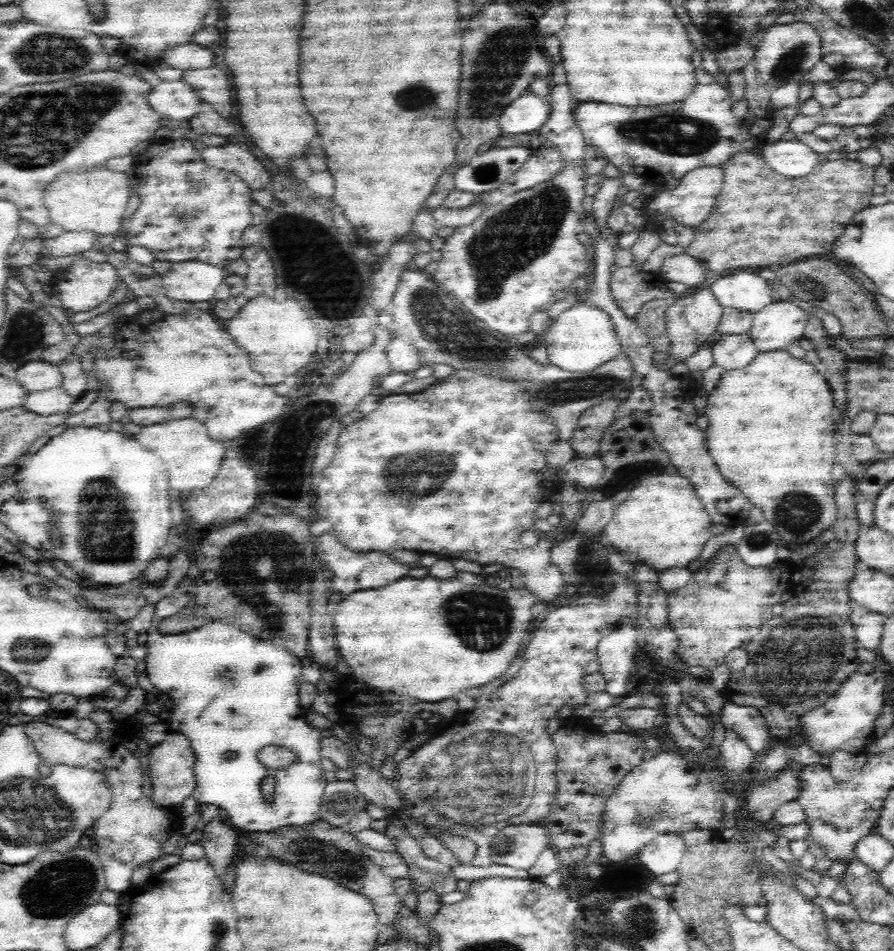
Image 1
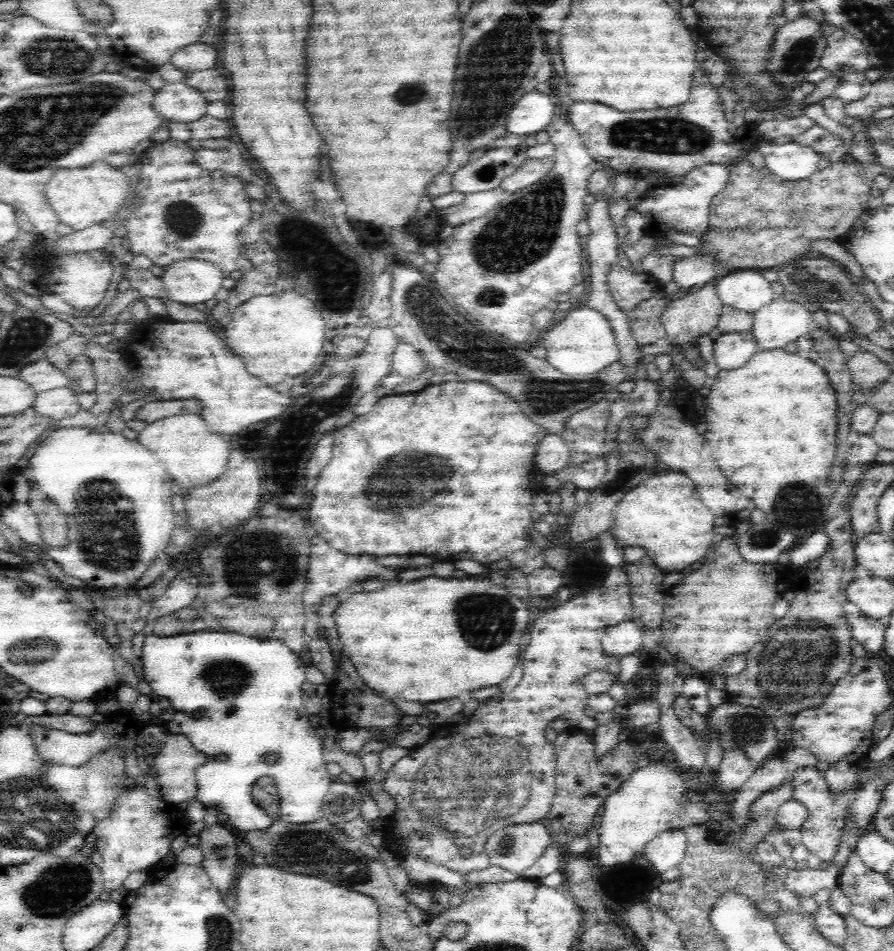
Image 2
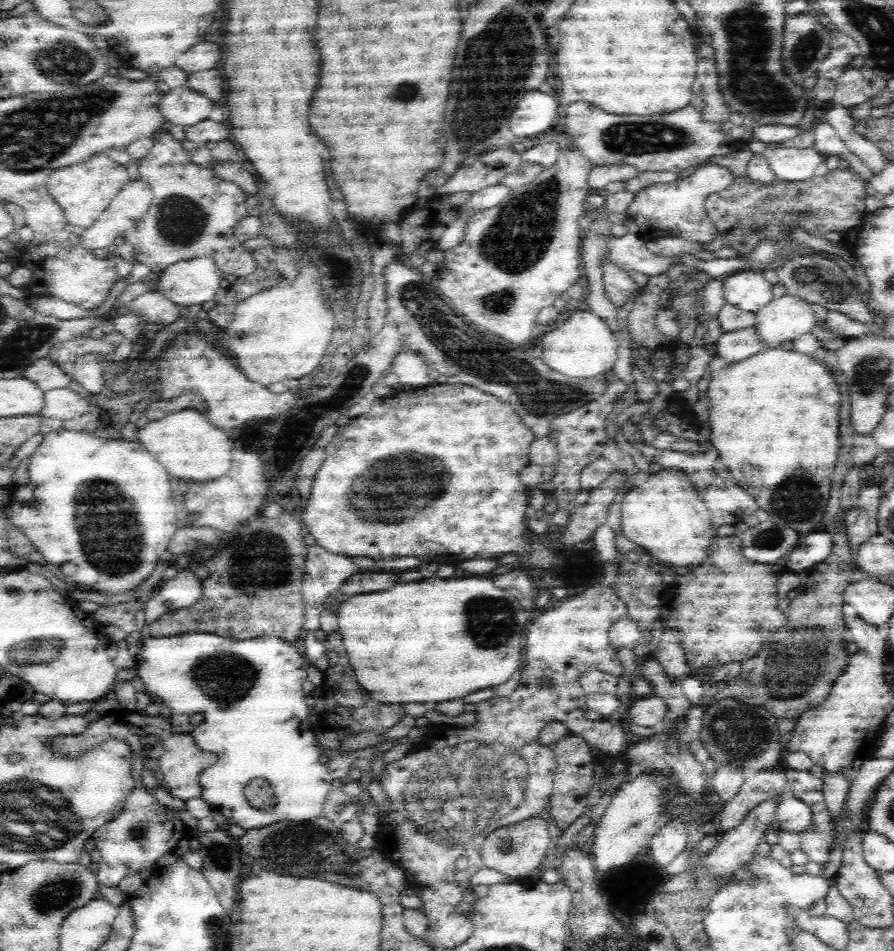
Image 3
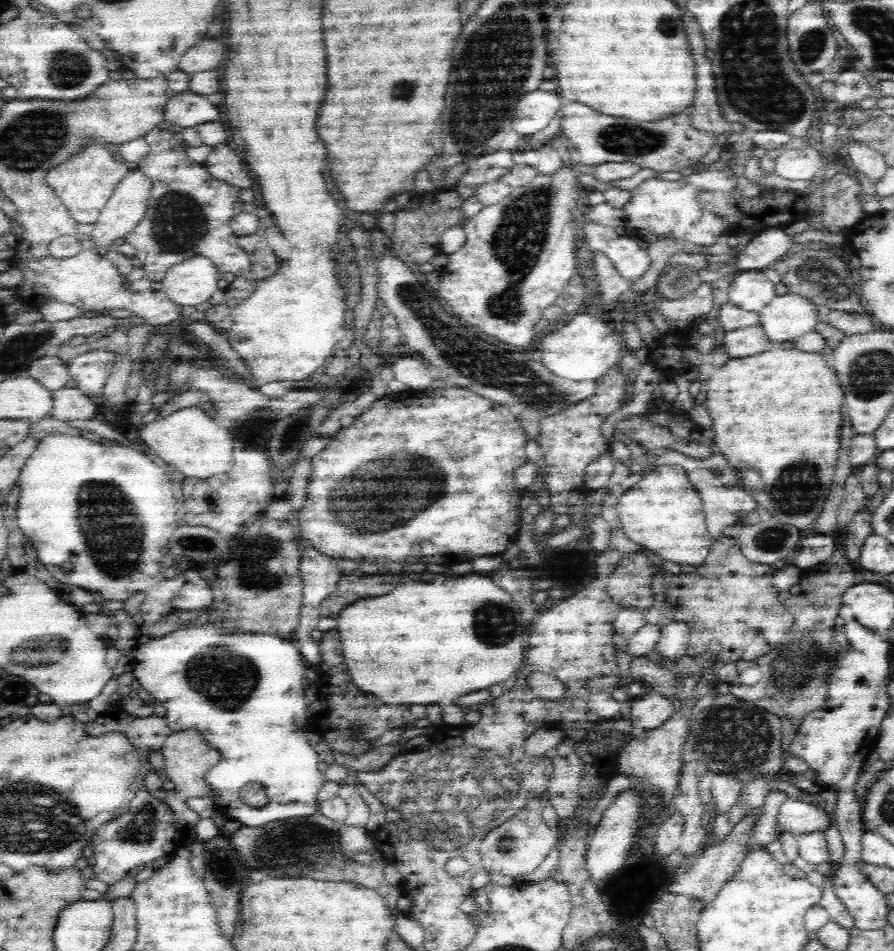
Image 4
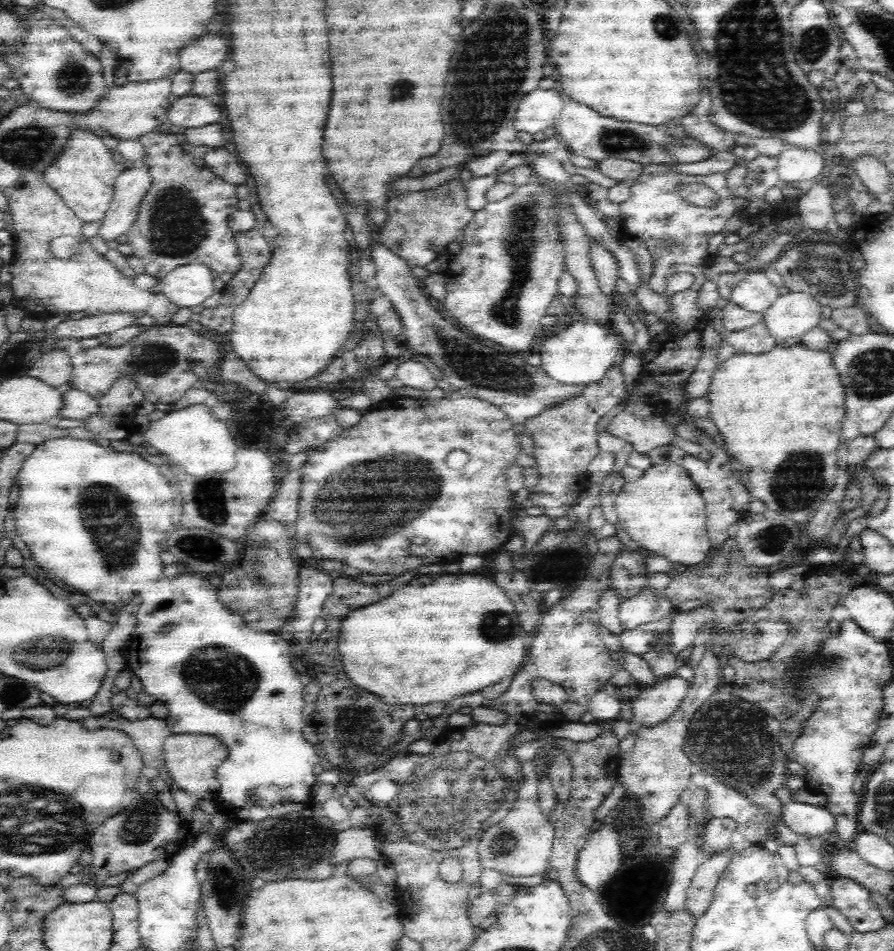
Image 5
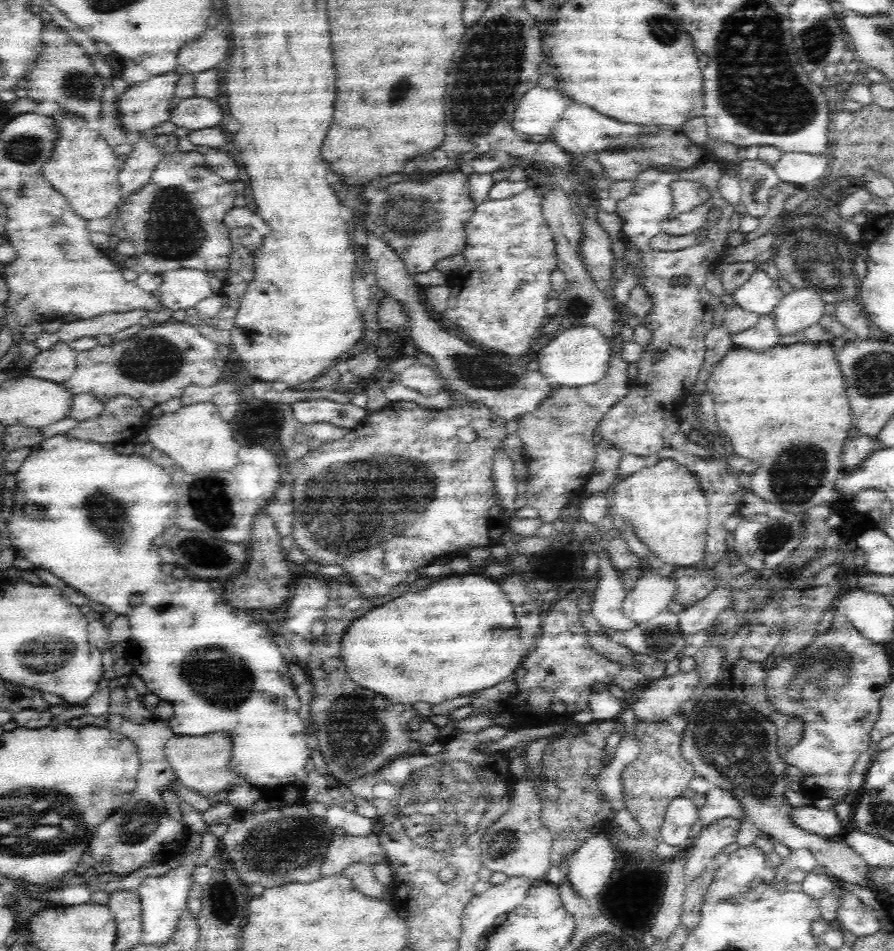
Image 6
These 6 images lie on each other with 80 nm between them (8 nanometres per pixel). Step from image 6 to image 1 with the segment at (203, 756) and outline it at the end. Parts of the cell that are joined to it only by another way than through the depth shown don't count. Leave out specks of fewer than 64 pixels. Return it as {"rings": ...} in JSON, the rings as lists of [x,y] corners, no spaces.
{"rings":[[[170,732],[162,743],[151,748],[149,755],[151,778],[148,792],[153,802],[163,808],[174,805],[178,807],[188,796],[192,796],[196,786],[194,774],[196,761],[196,755],[184,734]]]}

